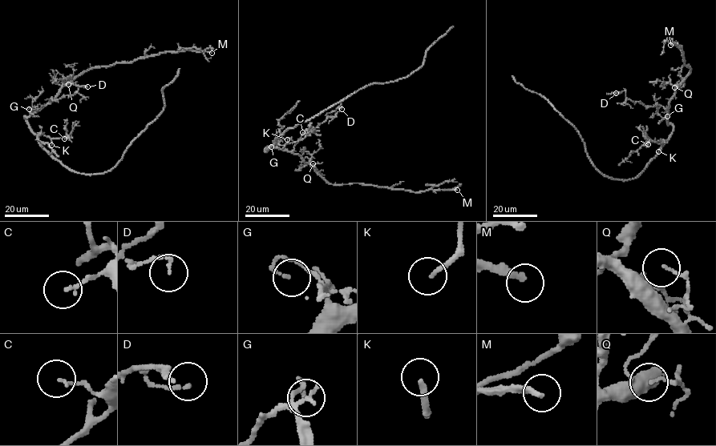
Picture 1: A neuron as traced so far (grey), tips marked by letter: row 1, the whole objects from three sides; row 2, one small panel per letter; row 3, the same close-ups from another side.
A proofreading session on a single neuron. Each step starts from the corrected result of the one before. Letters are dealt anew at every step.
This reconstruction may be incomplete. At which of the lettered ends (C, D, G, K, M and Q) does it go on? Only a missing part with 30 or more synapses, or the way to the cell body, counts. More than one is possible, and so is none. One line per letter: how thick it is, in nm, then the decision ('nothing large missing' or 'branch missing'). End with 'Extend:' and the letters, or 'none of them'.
C: calibre 120 nm; nothing large missing
D: calibre 120 nm; nothing large missing
G: calibre 140 nm; nothing large missing
K: calibre 180 nm; nothing large missing
M: calibre 220 nm; branch missing
Q: calibre 100 nm; nothing large missing
Extend: M

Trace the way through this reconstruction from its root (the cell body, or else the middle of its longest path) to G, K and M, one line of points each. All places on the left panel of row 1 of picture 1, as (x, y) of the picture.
G: (39, 143), (26, 120), (31, 112), (29, 109)
K: (39, 143), (38, 135), (42, 134), (50, 137), (51, 145)
M: (39, 143), (26, 118), (45, 106), (62, 87), (86, 70), (131, 62), (169, 51), (193, 50), (212, 53)

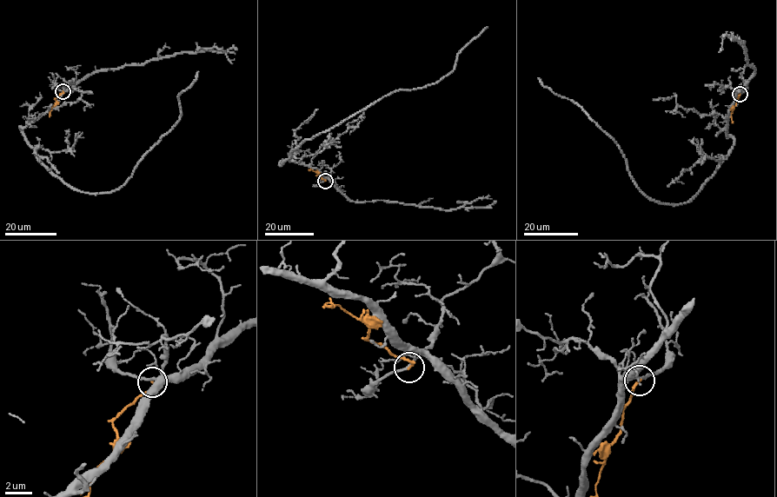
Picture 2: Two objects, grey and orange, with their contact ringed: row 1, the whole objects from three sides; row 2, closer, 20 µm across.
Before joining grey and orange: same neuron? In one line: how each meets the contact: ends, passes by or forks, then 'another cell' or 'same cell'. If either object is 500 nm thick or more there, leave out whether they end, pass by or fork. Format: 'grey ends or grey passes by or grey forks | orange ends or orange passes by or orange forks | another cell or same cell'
grey passes by | orange ends | another cell

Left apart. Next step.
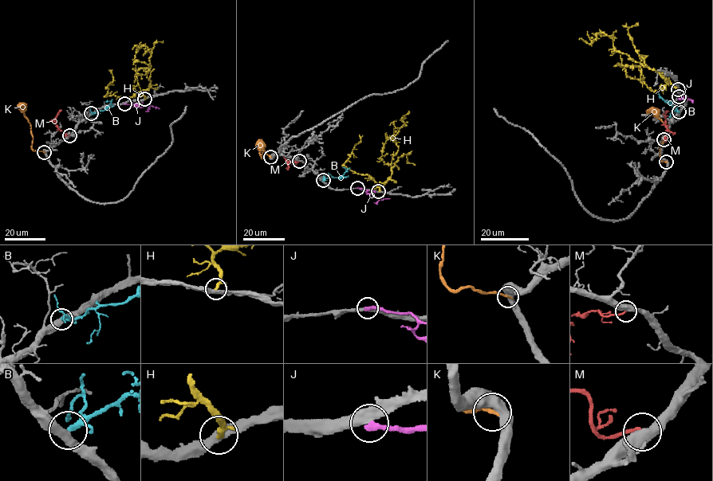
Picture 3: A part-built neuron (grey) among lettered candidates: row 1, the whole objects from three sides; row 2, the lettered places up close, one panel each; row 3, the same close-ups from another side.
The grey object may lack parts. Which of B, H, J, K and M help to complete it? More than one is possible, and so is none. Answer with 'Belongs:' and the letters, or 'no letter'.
Belongs: M

